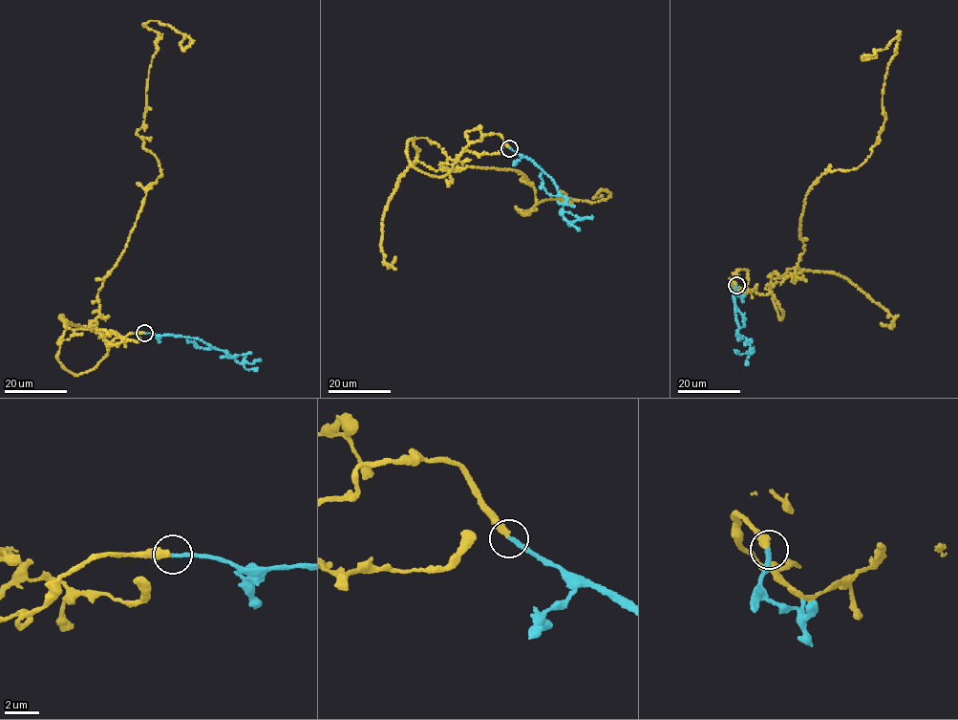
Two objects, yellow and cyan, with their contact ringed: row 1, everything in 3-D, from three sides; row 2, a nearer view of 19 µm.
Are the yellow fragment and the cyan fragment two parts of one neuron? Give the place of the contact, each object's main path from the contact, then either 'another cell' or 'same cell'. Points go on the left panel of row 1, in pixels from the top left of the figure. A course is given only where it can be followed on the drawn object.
(144, 333) | yellow via (144, 333), (79, 374), (57, 357), (66, 322), (96, 323), (161, 175), (137, 132), (144, 24), (185, 36) | cyan via (144, 333), (201, 339), (240, 362), (252, 363), (261, 359) | same cell

